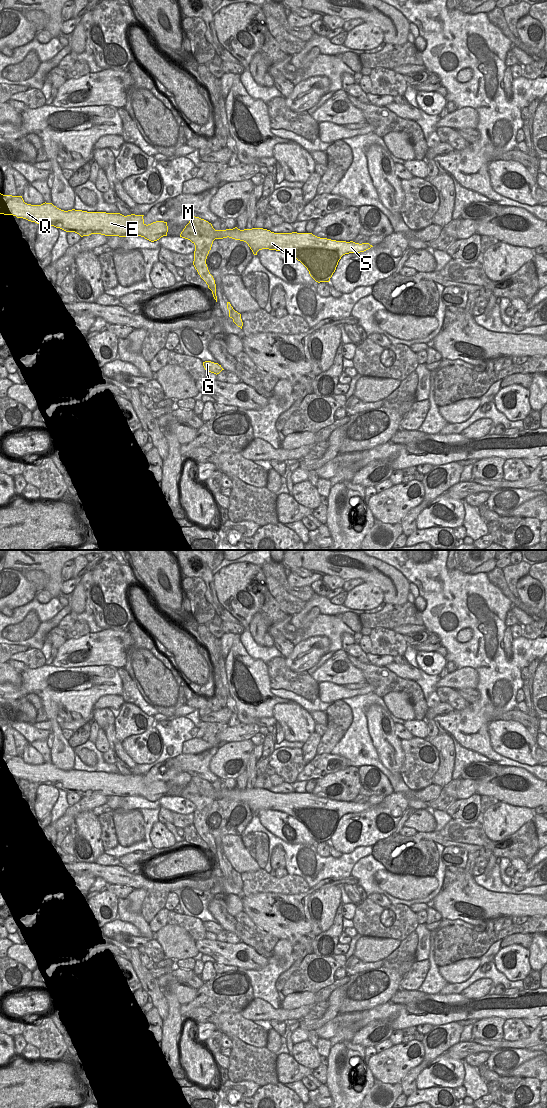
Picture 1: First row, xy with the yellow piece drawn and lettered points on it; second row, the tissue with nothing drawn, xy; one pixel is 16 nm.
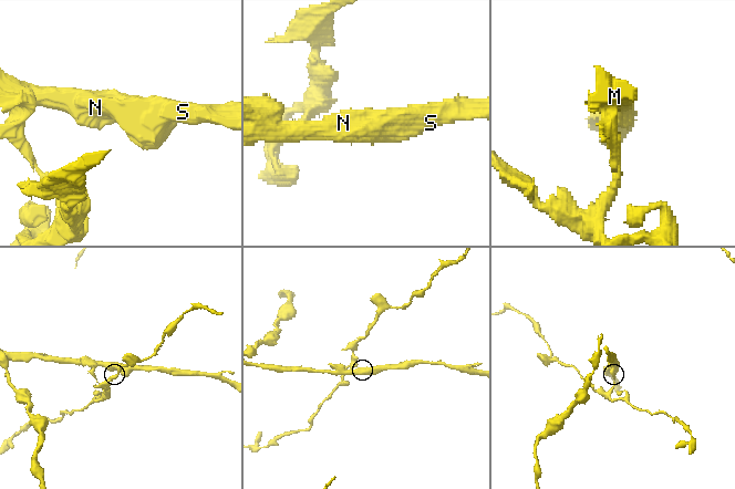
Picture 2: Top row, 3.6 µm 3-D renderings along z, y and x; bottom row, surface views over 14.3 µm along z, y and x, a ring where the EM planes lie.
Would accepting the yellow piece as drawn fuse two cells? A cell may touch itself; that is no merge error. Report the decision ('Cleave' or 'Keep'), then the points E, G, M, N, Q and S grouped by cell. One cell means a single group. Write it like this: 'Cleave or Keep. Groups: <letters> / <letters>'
Cleave. Groups: E N Q S / G M

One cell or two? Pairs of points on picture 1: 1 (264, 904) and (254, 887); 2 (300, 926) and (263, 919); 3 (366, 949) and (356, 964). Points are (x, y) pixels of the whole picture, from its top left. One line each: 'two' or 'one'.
1: two
2: one
3: two

